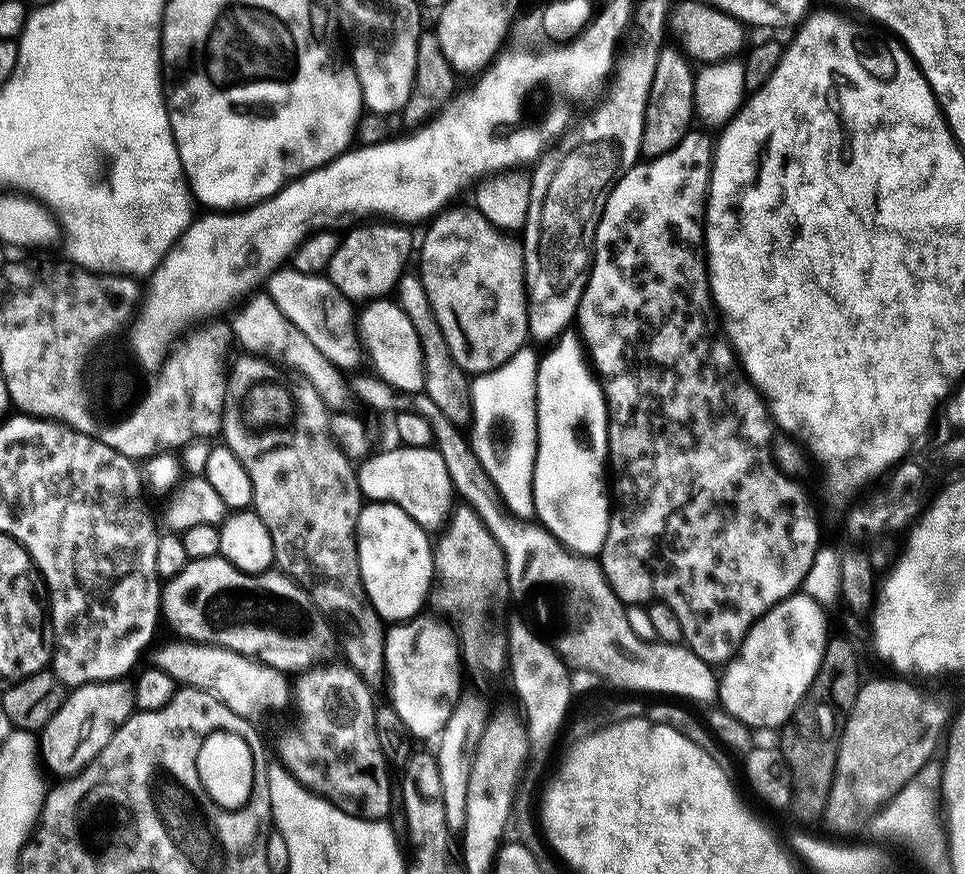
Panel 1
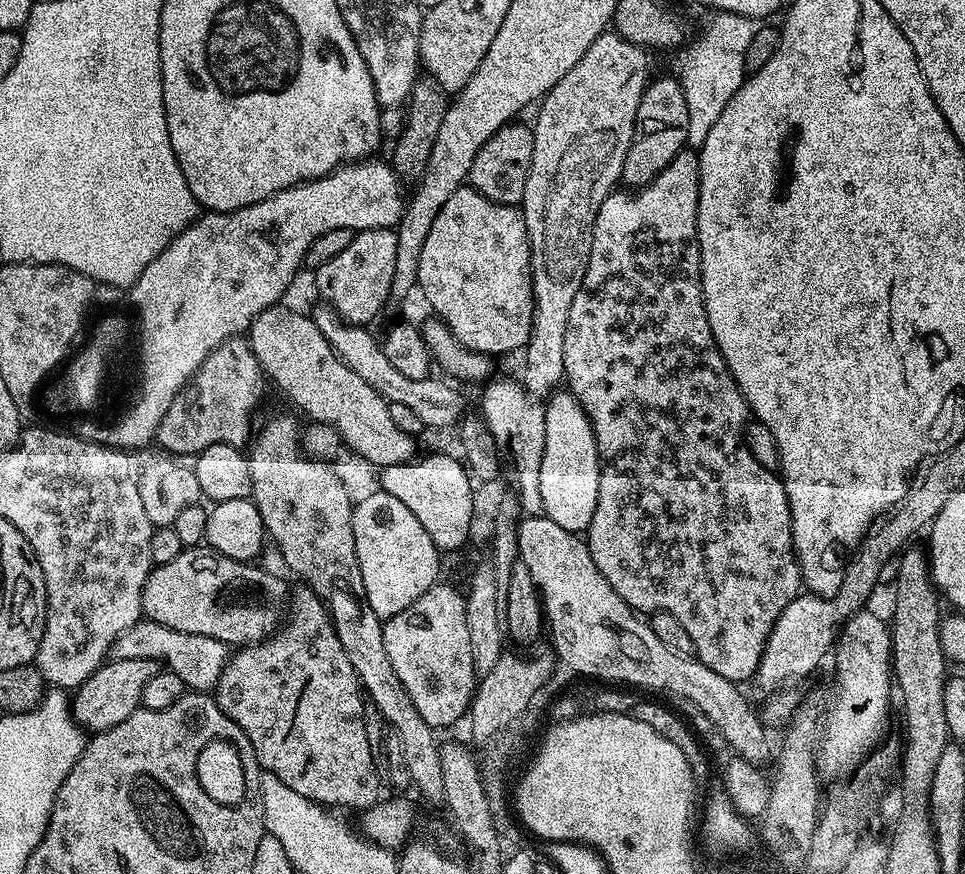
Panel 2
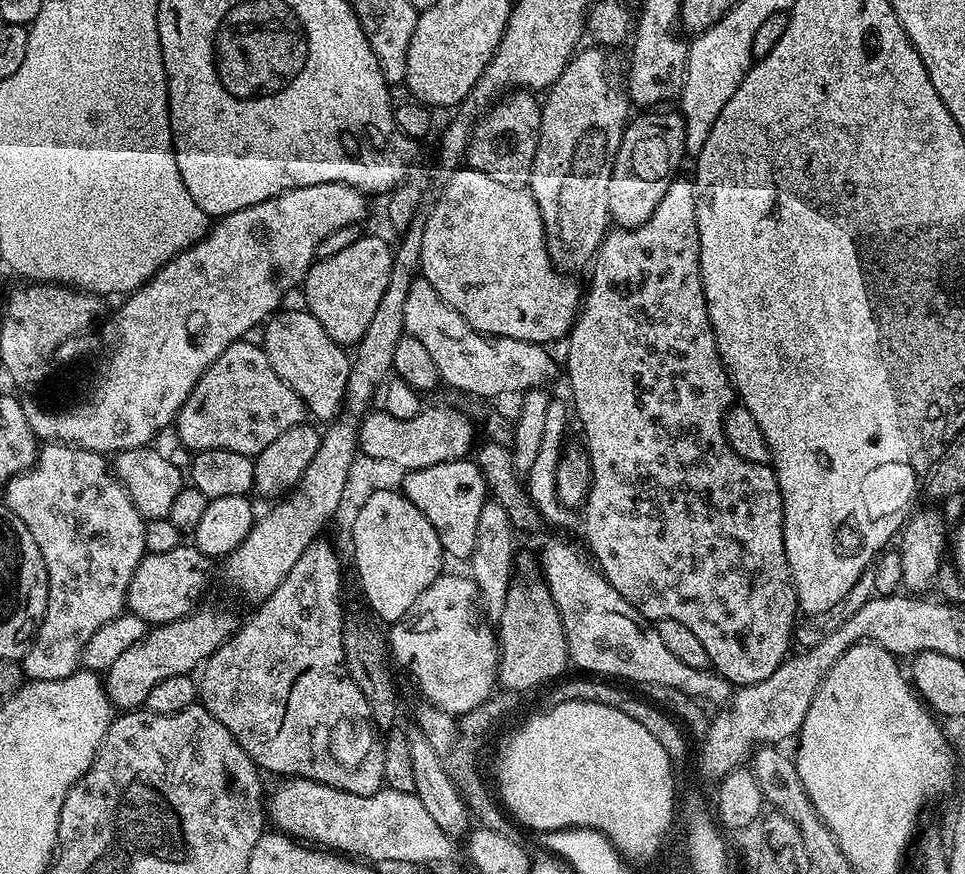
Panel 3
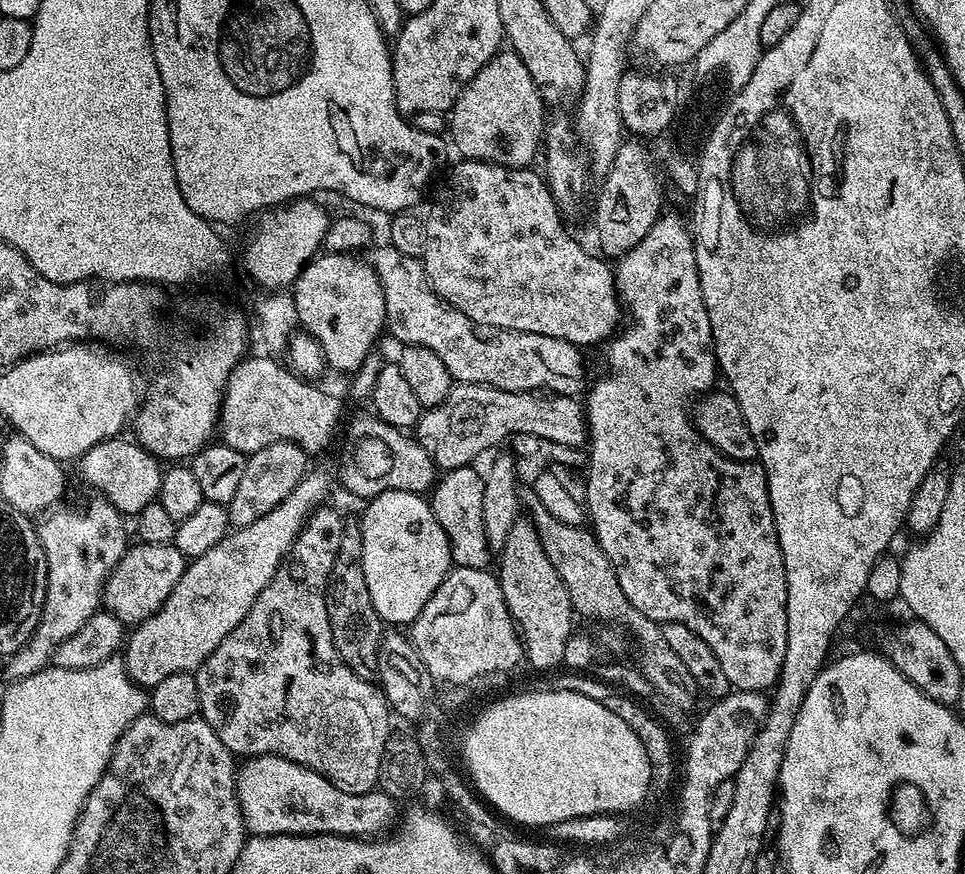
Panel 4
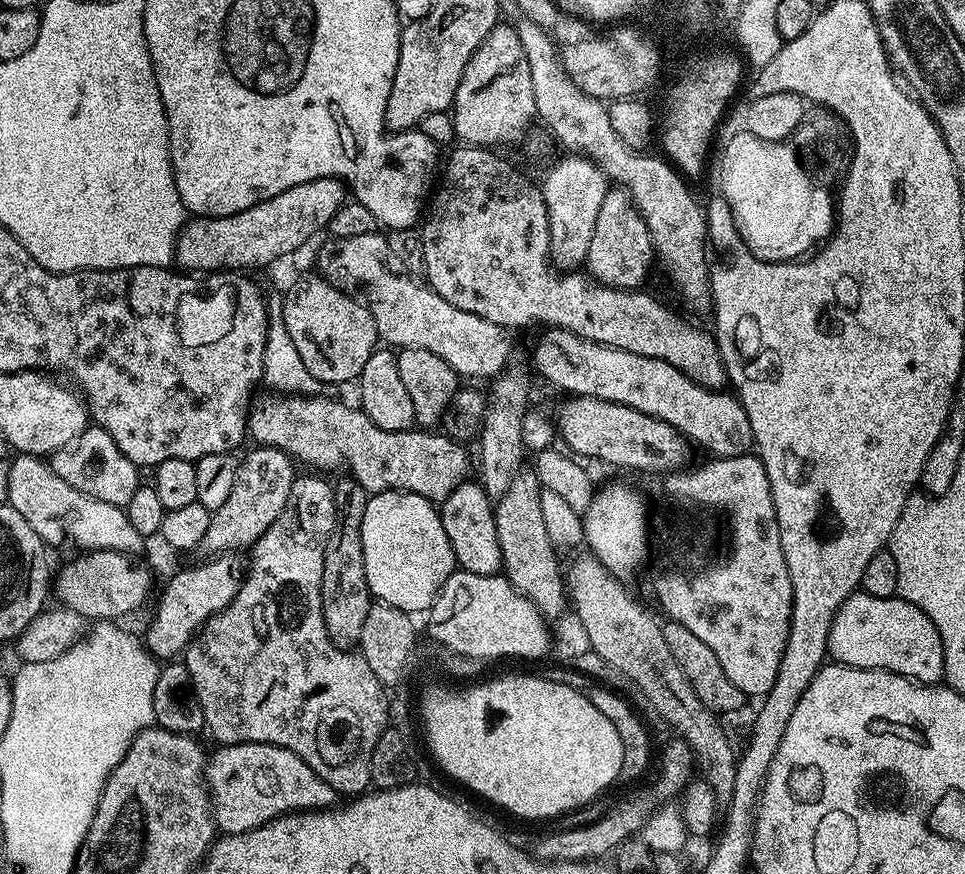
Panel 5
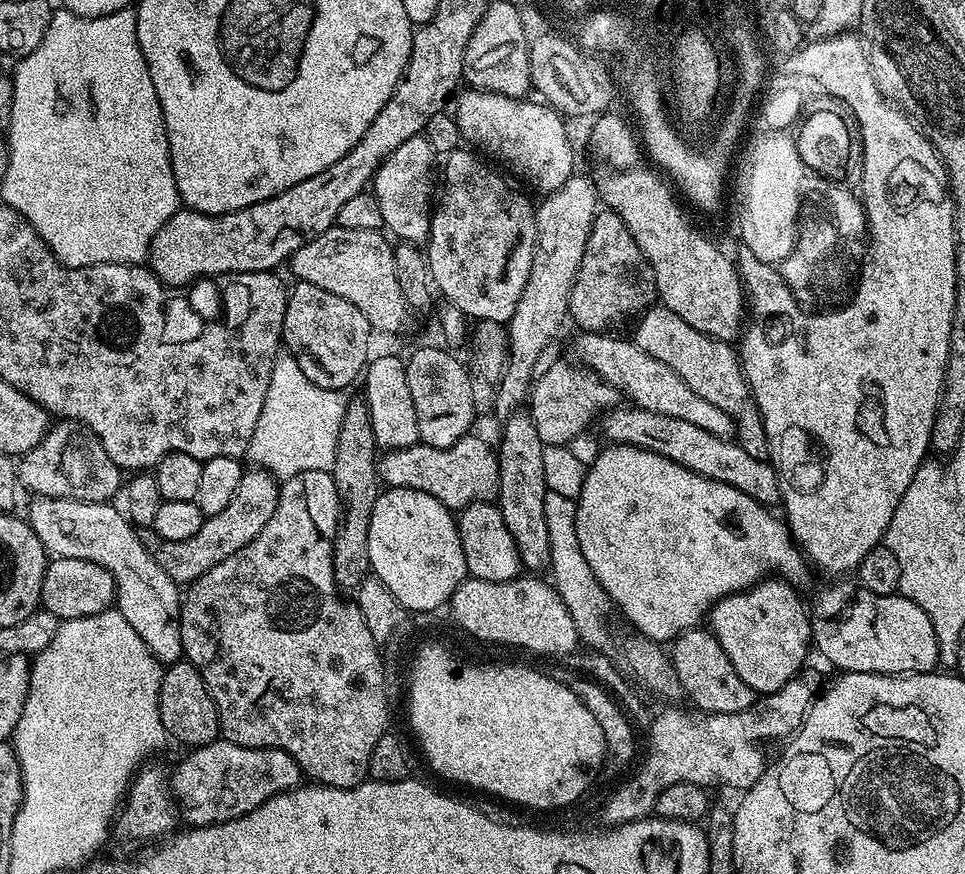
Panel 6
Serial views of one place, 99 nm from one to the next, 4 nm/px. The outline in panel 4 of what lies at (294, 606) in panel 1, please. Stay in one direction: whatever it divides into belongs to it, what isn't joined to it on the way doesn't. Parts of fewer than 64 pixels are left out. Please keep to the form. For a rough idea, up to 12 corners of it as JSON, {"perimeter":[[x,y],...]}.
{"perimeter":[[133,543],[104,584],[126,626],[157,612],[182,578],[175,543]]}

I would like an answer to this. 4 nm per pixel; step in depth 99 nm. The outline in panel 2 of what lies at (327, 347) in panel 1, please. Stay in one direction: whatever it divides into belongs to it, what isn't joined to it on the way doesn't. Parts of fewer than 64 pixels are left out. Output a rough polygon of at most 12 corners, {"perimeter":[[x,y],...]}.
{"perimeter":[[325,304],[311,318],[332,348],[389,403],[427,429],[455,427],[463,394],[437,376],[396,370],[367,327]]}

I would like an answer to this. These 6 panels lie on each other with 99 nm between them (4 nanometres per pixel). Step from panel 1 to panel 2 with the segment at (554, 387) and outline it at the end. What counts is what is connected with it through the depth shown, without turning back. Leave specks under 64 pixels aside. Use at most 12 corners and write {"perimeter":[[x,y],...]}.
{"perimeter":[[567,390],[547,397],[544,515],[580,534],[598,506],[594,430]]}

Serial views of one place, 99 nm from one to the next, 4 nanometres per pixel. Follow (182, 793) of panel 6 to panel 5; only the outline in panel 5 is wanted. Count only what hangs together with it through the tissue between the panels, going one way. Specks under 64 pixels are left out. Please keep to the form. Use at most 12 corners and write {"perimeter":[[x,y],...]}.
{"perimeter":[[225,744],[206,760],[221,833],[319,812],[337,792],[298,754]]}

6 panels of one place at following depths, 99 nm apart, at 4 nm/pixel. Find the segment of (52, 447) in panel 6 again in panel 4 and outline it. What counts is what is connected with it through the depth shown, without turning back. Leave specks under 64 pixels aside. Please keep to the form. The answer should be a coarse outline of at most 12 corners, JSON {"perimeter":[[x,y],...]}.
{"perimeter":[[123,435],[80,457],[80,476],[135,518],[160,495],[161,461]]}

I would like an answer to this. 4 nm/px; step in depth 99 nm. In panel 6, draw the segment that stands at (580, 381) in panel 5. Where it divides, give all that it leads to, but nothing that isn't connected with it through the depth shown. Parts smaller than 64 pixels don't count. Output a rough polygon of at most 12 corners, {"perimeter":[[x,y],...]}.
{"perimeter":[[581,331],[575,359],[635,407],[735,437],[694,394],[631,338]]}

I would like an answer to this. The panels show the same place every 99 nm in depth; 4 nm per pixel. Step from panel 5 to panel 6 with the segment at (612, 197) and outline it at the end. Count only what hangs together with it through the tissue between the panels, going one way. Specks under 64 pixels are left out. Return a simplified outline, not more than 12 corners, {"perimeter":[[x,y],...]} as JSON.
{"perimeter":[[597,211],[569,292],[577,329],[607,333],[657,303],[616,212]]}

